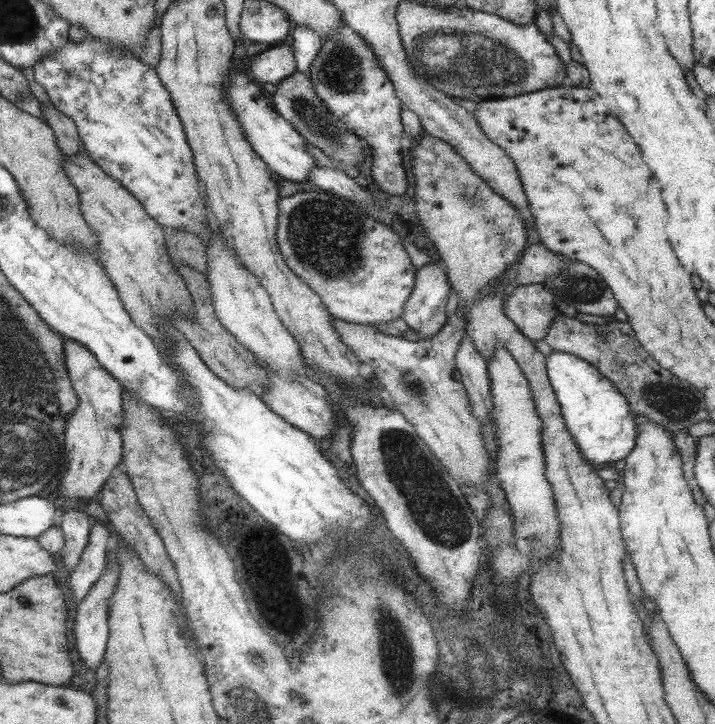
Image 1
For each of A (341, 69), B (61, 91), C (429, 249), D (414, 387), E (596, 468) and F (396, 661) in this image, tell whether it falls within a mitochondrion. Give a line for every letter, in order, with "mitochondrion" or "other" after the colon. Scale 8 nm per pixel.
A: mitochondrion
B: other
C: other
D: mitochondrion
E: other
F: mitochondrion

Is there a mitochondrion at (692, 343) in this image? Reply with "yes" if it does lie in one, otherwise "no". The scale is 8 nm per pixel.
no

